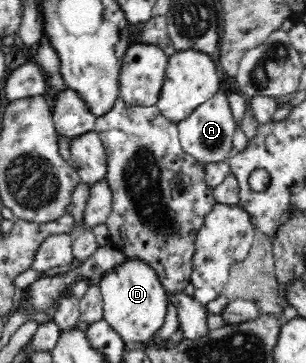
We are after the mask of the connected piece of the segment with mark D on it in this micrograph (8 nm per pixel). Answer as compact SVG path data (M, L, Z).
M125 258L123 263L105 271L100 279L98 287L103 297L103 319L124 337L126 345L137 345L155 338L163 327L168 304L156 269L141 259Z

